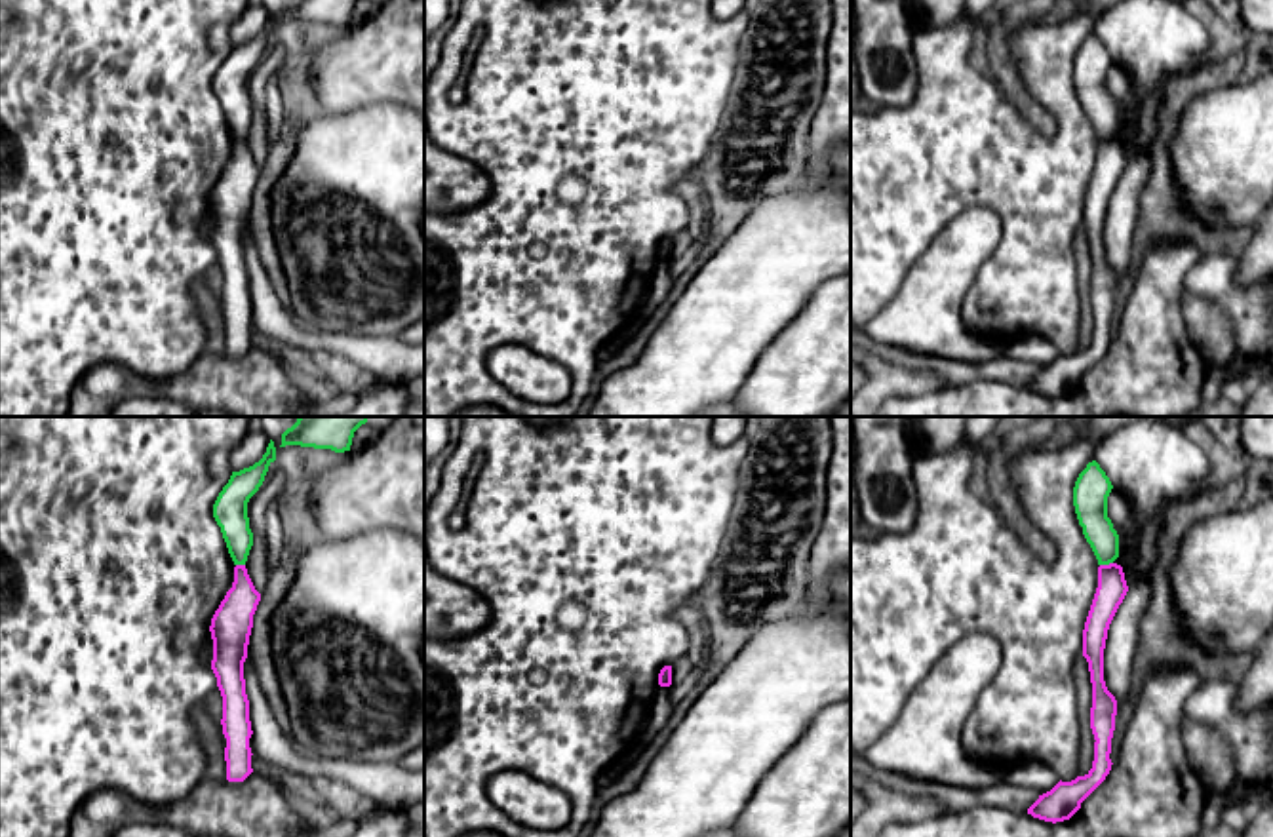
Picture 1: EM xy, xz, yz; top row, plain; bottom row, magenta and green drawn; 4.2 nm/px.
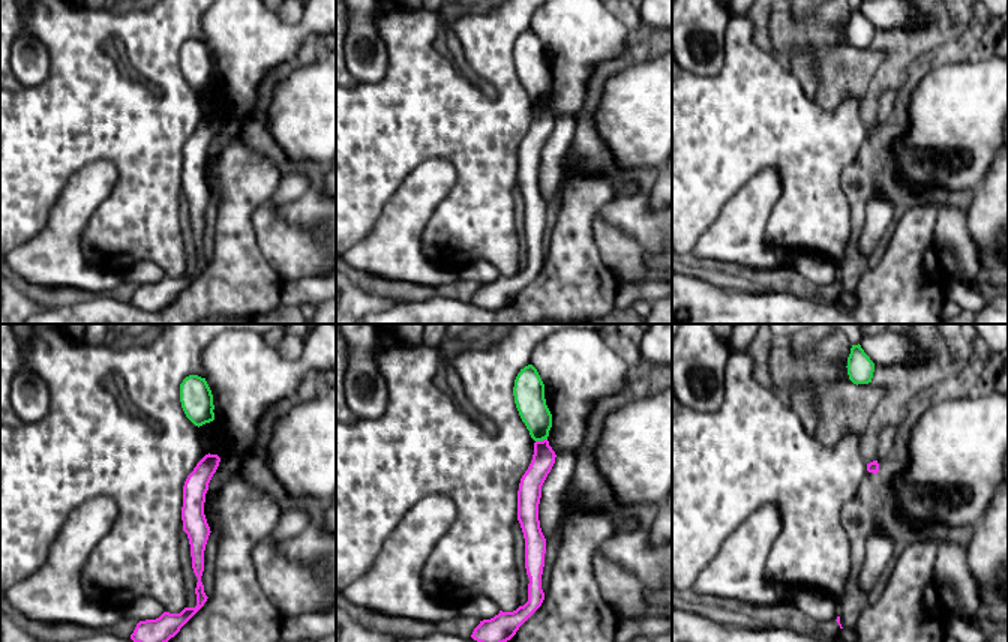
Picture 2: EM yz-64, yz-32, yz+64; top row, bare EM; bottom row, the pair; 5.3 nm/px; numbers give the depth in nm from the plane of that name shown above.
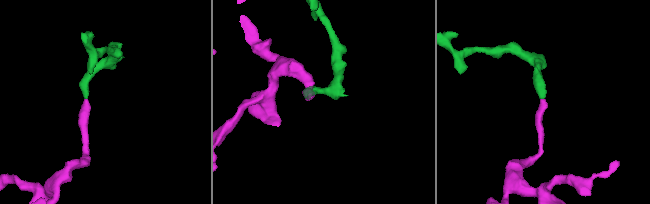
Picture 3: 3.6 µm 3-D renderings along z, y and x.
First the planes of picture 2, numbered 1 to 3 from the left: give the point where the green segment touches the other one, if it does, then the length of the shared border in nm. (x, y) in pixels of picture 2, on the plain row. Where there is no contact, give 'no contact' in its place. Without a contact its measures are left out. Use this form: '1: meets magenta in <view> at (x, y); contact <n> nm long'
1: no contact
2: meets magenta in yz-32 at (540, 105); contact 70 nm long
3: no contact

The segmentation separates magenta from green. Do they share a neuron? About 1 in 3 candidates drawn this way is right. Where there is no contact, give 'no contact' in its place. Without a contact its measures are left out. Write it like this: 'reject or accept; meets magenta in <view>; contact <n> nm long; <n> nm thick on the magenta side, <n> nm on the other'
reject; meets magenta in yz; contact 60 nm long; 130 nm thick on the magenta side, 140 nm on the other

